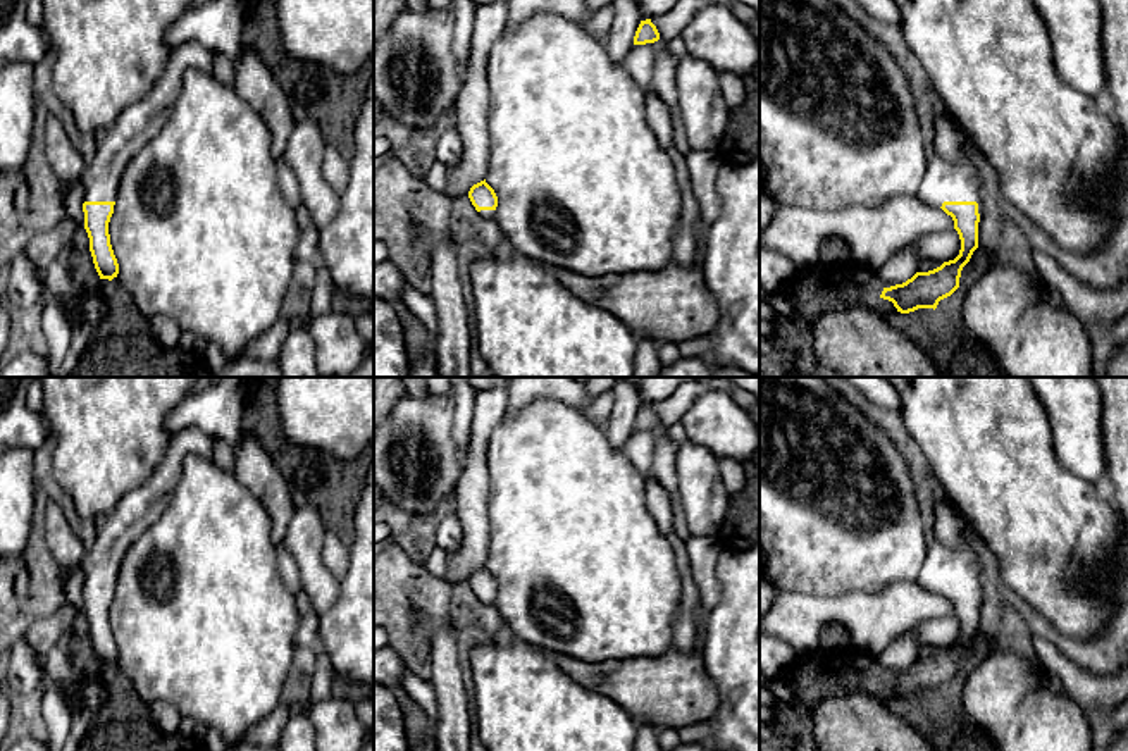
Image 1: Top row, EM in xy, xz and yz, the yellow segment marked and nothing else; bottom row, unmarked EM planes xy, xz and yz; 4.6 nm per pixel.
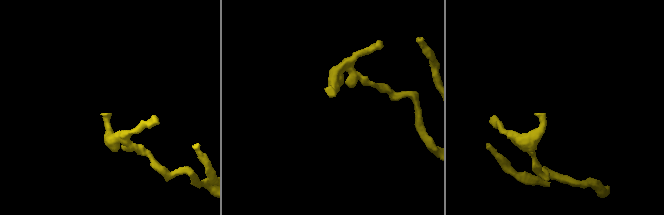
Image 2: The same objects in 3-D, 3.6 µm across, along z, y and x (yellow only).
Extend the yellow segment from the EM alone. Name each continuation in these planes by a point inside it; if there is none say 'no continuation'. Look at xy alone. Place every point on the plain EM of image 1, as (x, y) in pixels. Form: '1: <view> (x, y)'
1: xy (140, 508)

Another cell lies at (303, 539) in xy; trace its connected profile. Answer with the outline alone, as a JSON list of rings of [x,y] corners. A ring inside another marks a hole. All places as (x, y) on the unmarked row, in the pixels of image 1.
[[[301,506],[294,510],[282,539],[282,546],[298,563],[301,589],[308,594],[312,610],[319,615],[332,606],[341,591],[341,580],[320,560],[325,531],[320,512]]]

